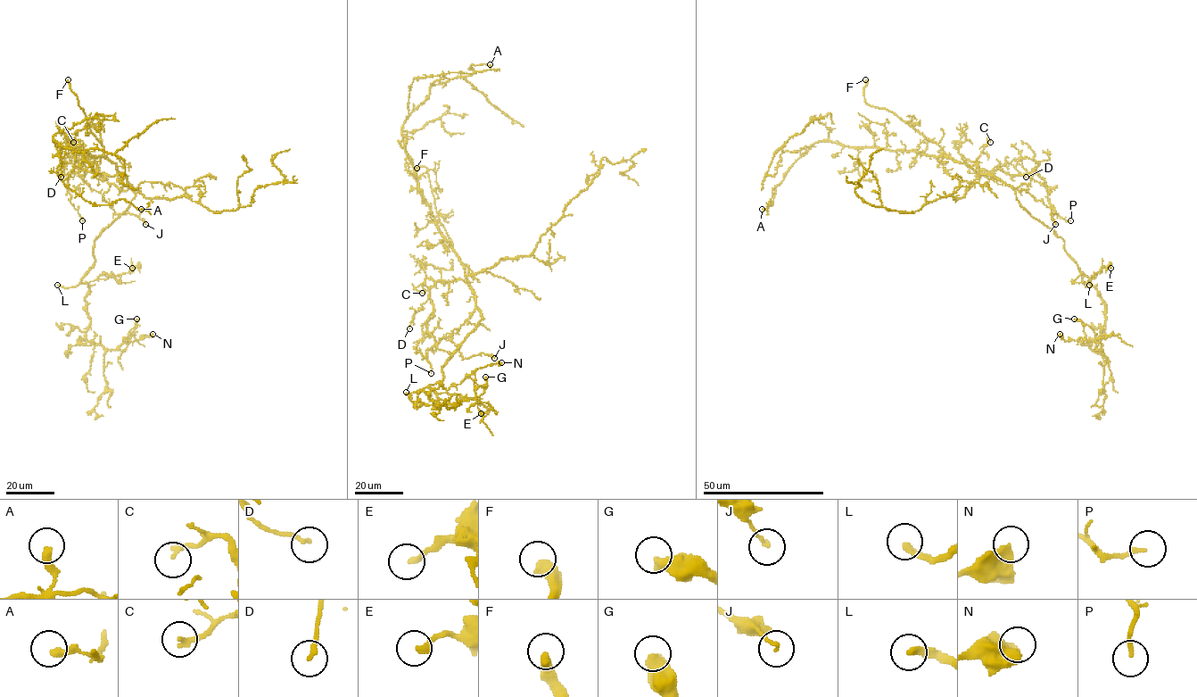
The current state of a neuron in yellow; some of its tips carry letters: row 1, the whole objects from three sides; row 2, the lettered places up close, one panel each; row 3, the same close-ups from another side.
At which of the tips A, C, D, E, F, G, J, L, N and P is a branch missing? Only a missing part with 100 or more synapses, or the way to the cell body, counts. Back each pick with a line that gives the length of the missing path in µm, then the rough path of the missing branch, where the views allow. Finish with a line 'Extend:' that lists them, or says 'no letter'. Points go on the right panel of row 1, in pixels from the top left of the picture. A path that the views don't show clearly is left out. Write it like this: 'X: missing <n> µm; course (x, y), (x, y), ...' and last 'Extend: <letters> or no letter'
F: missing 10 µm; course (865, 79), (862, 78), (871, 68)
L: missing 60 µm; course (1089, 285), (1085, 302), (1102, 330), (1102, 355), (1112, 378)
Extend: F, L

